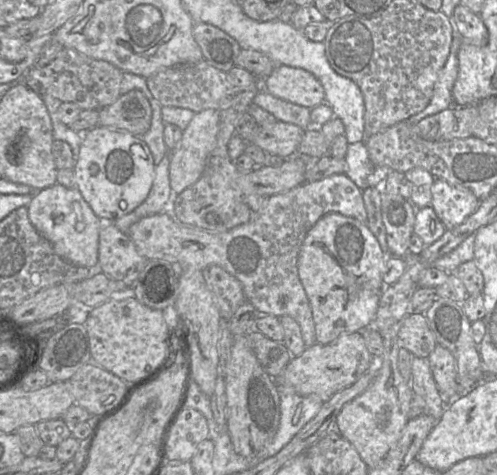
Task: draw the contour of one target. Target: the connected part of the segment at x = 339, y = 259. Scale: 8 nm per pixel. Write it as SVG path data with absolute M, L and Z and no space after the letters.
M339 213L323 216L307 233L298 254L298 276L308 297L315 325L316 343L326 345L340 336L366 329L373 321L384 289L385 255L367 224Z

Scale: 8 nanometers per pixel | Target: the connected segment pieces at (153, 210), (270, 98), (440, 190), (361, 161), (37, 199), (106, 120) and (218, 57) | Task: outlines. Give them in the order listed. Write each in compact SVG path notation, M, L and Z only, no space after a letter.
M170 151L155 168L155 178L147 198L131 213L115 220L114 225L127 233L129 228L144 217L168 210L175 194L169 180Z
M264 89L256 94L253 104L271 113L278 121L306 129L311 127L310 109L269 94Z
M434 179L430 206L446 229L463 223L478 207L480 200L467 188Z
M364 142L348 144L345 161L345 175L361 190L368 187L380 188L392 170L389 167L374 165Z
M55 183L34 191L27 209L31 224L50 242L57 255L72 265L98 270L99 234L104 222L95 215L76 187L66 188Z
M131 90L110 106L102 108L99 126L125 130L136 137L142 137L150 128L152 109L139 90Z
M208 23L194 24L192 34L201 49L203 59L211 66L225 73L234 67L241 50L235 39Z

